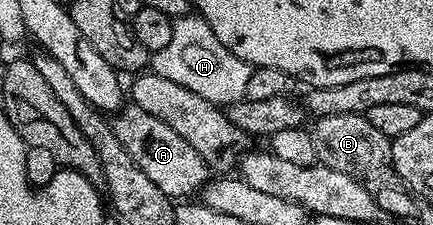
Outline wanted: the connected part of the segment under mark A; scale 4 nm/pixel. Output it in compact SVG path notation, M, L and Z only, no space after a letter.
M128 104L110 118L110 123L121 147L129 151L129 159L133 159L133 163L137 163L137 167L141 167L141 171L145 171L149 180L157 183L167 197L187 199L190 193L198 194L207 184L209 170L205 159L201 159L201 155L197 155L197 151L193 151L177 131L173 131L173 127L165 127L161 119L153 119L149 111L141 111L141 107Z

